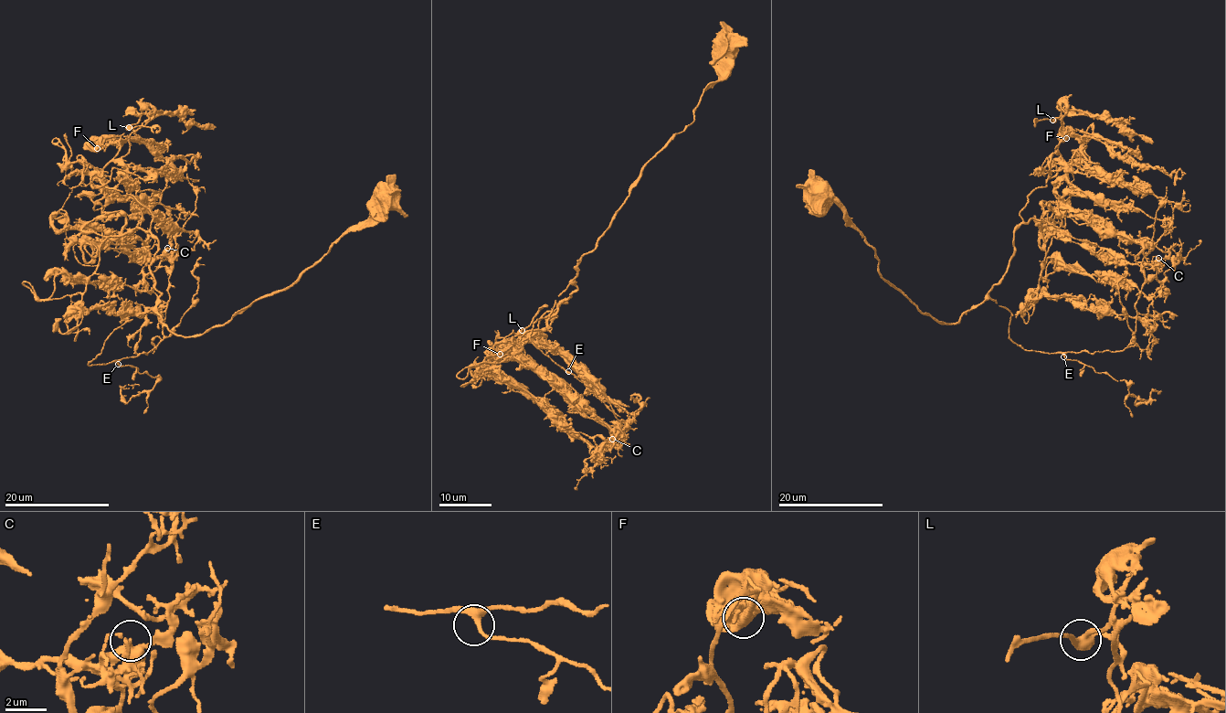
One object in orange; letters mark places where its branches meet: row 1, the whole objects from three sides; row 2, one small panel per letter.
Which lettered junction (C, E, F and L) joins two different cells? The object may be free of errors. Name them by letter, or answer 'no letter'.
no letter

